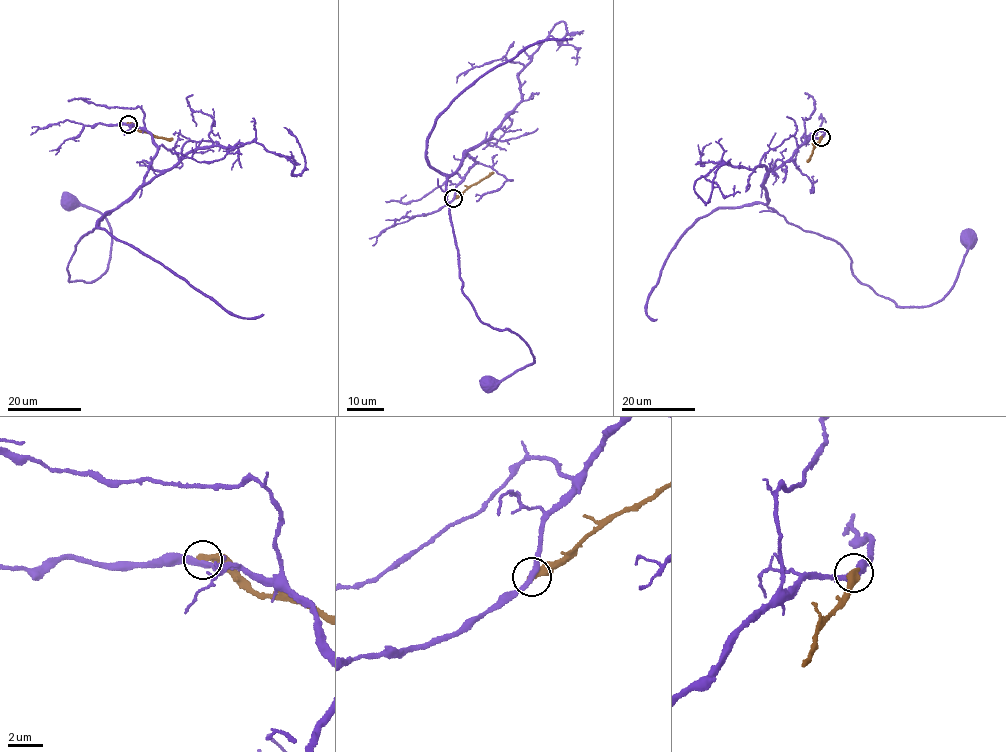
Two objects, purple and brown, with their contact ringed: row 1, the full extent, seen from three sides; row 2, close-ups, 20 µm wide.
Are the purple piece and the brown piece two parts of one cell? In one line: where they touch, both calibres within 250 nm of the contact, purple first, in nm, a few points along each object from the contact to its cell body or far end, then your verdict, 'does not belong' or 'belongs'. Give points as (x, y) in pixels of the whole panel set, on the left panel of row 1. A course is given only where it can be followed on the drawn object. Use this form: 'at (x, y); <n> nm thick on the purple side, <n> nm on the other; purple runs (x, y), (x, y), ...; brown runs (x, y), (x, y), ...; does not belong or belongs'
at (128, 124); 280 nm thick on the purple side, 440 nm on the other; purple runs (127, 124), (152, 136), (156, 154), (143, 186), (73, 253), (69, 281), (93, 282), (110, 227), (67, 200); brown runs (127, 124), (156, 136), (172, 138); does not belong

